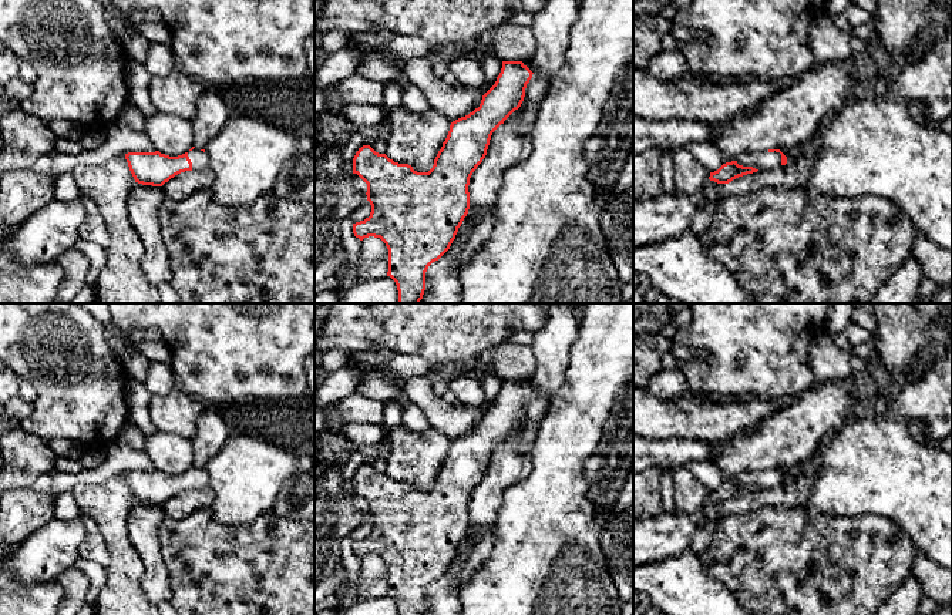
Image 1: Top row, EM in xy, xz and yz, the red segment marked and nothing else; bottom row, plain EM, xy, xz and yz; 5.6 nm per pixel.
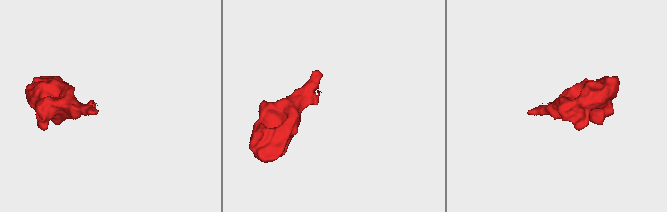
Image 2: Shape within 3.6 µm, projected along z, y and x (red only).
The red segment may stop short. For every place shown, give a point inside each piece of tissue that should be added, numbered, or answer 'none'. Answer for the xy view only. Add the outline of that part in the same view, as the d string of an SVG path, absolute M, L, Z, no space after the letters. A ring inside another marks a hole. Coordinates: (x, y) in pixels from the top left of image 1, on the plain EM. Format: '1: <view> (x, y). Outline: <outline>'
1: xy (199, 479). Outline: M194 467L192 470L188 470L188 475L192 481L192 490L199 490L203 487L208 487L209 483L209 474L198 467Z

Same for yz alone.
1: yz (762, 479). Outline: M776 470L744 471L740 473L736 480L743 485L753 485L758 490L770 490L781 485L781 473Z

